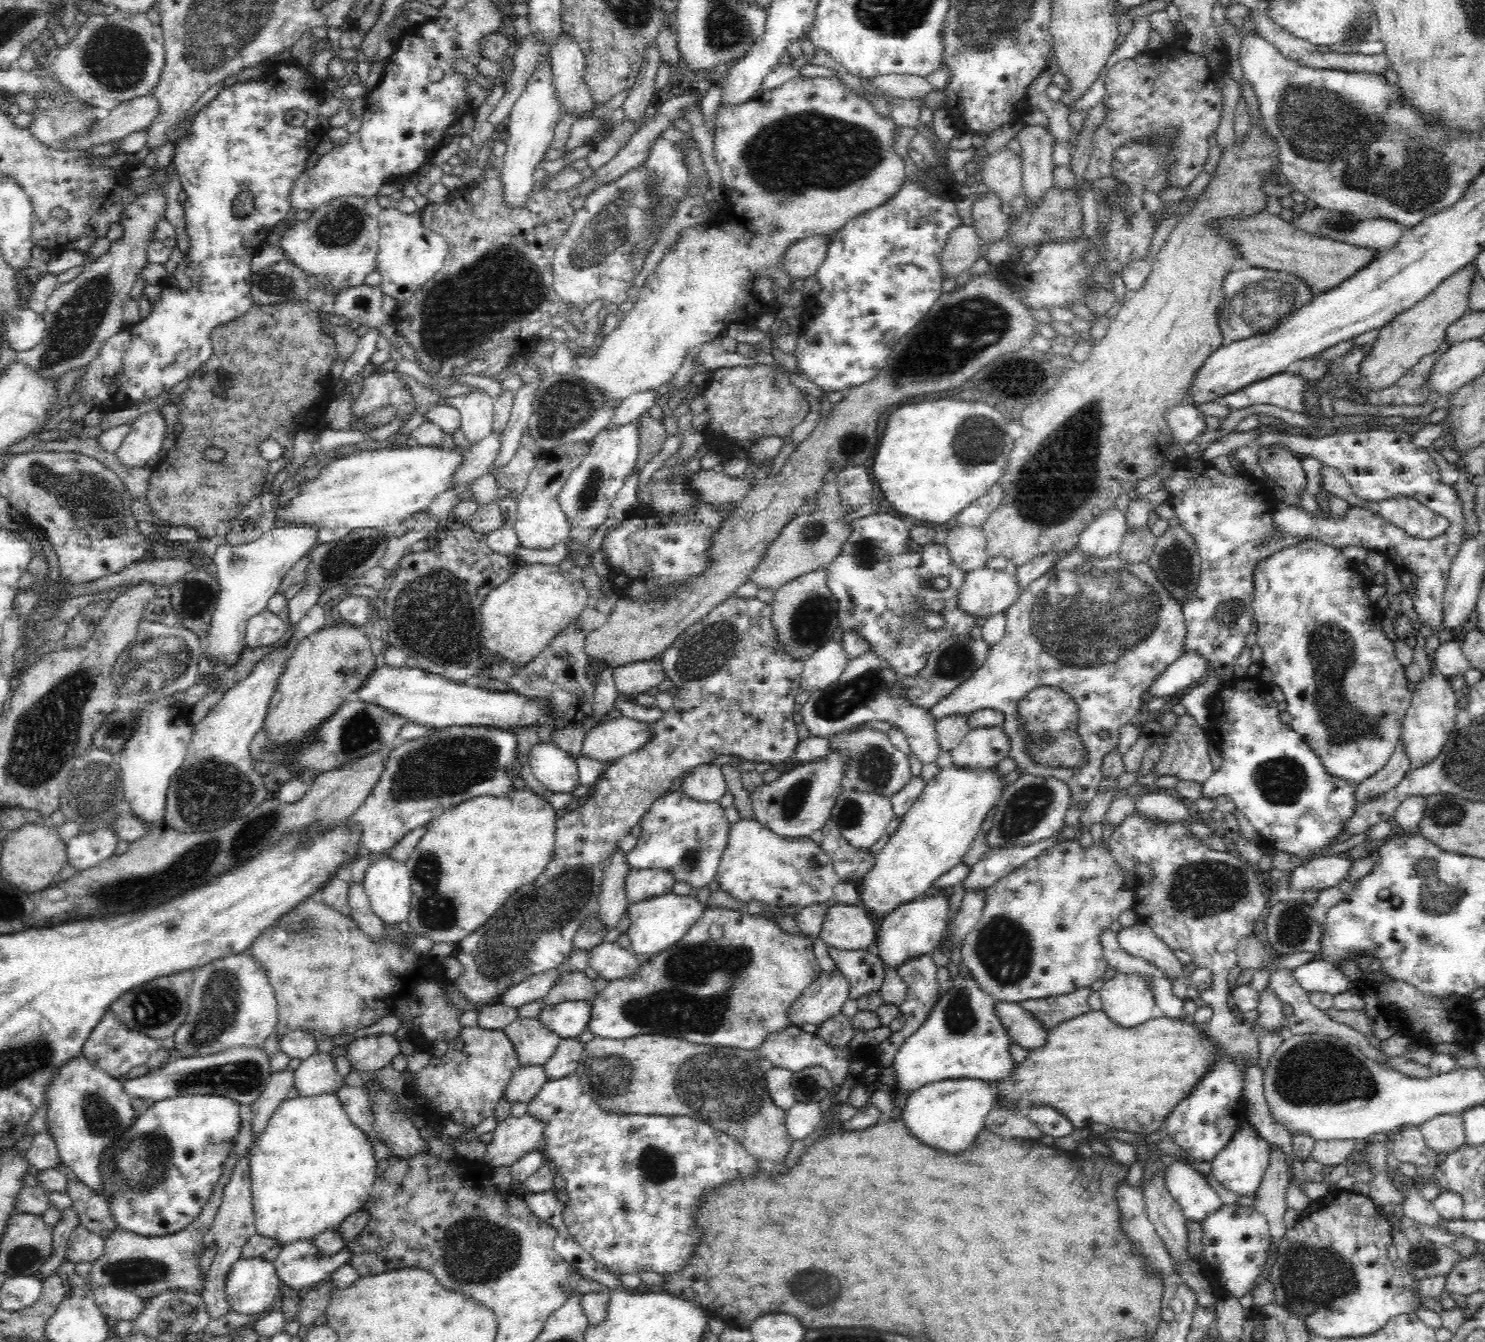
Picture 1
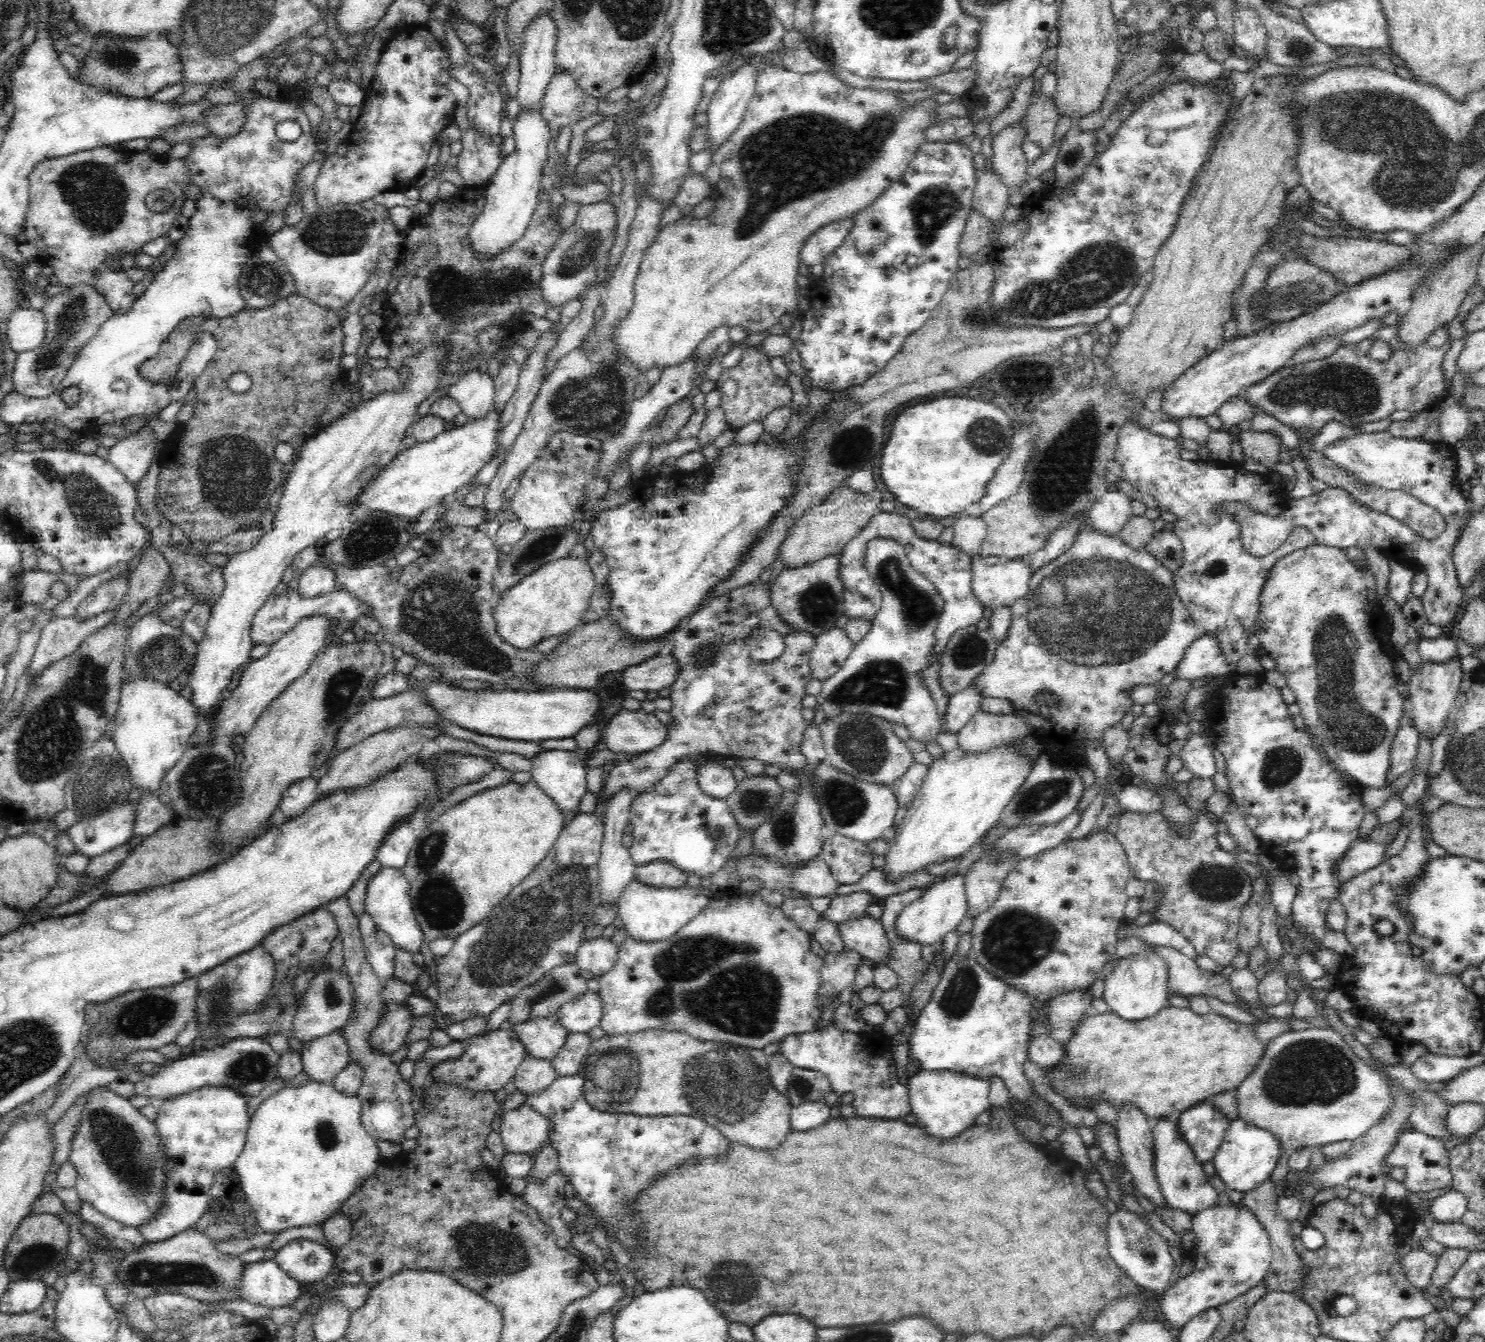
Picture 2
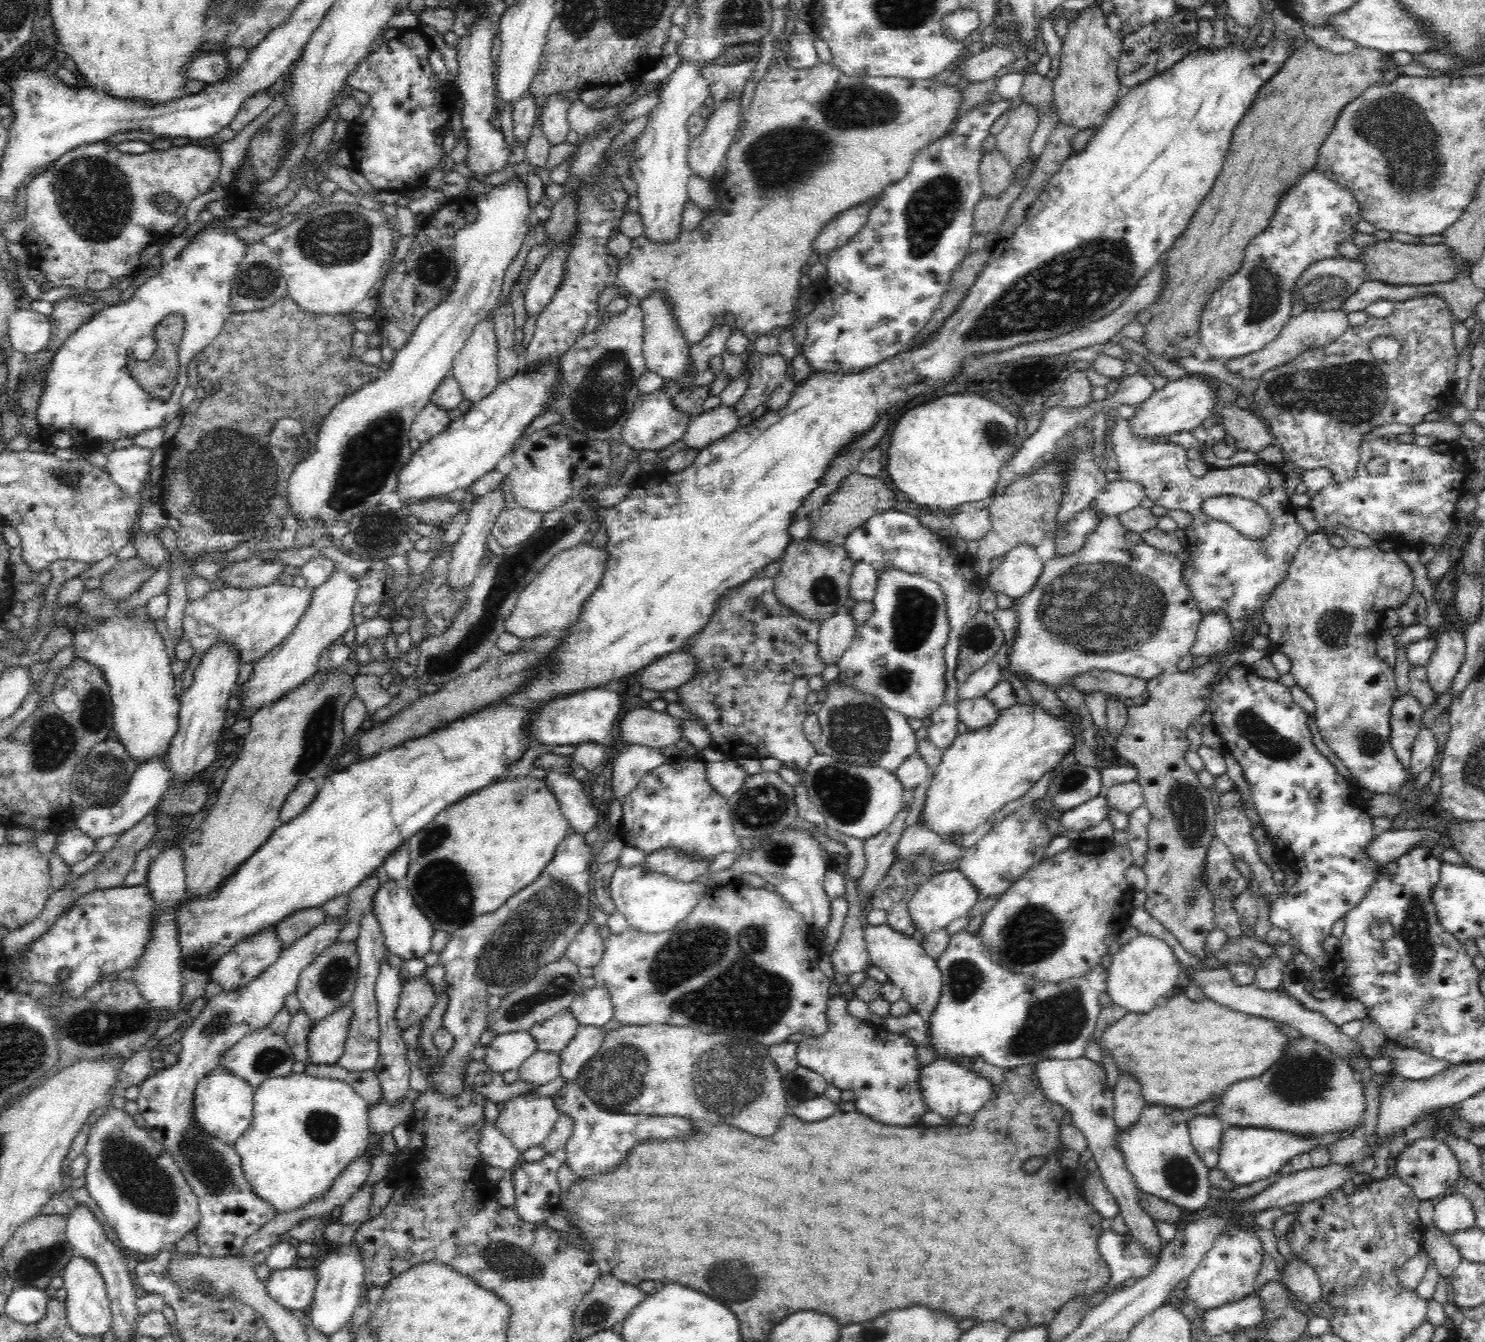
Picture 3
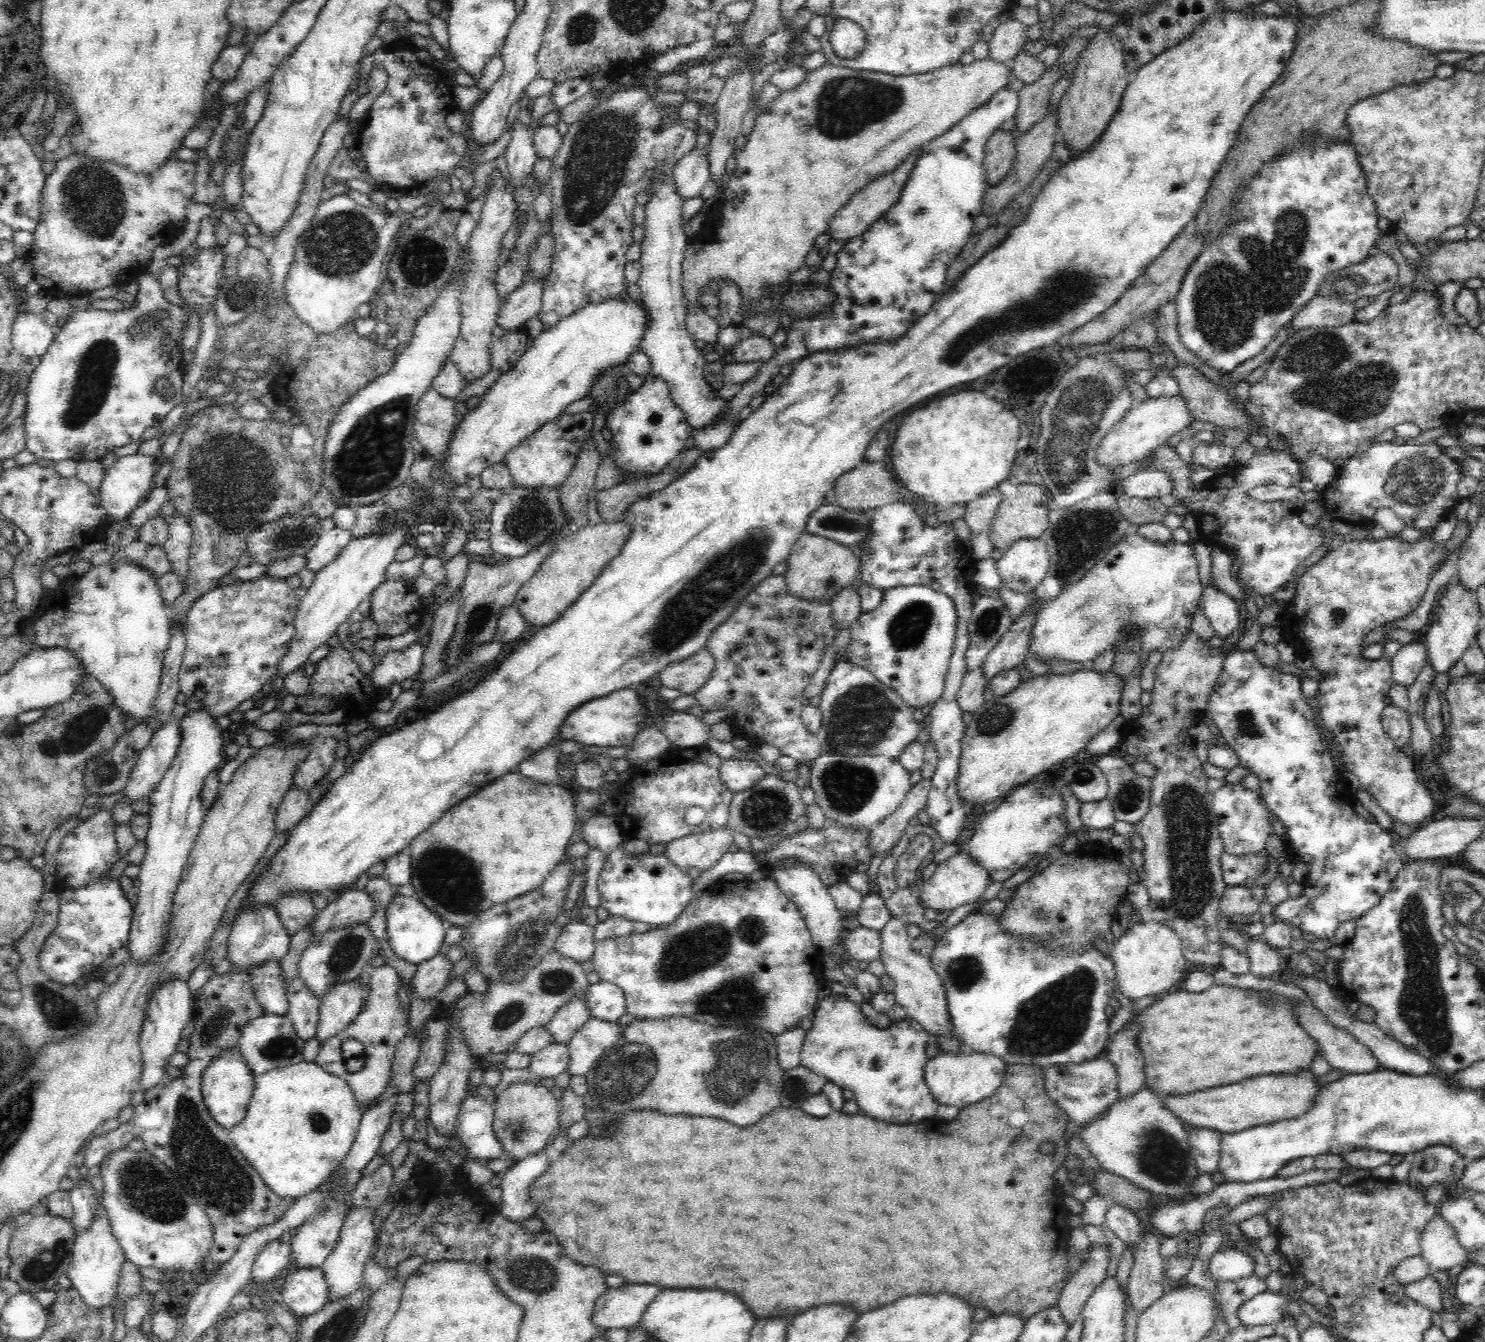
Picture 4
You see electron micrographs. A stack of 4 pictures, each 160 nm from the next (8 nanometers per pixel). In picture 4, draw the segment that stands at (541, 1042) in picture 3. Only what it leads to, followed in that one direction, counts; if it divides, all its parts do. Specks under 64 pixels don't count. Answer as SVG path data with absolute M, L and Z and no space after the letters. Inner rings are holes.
M576 996L568 1004L561 1006L555 1015L545 1024L544 1029L550 1033L552 1043L567 1045L572 1036L590 1018L585 996Z

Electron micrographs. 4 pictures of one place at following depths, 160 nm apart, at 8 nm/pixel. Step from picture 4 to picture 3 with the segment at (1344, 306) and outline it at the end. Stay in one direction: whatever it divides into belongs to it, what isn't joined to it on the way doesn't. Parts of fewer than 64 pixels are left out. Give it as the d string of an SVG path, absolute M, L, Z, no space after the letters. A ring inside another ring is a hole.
M1340 309L1329 311L1302 311L1299 315L1291 316L1288 323L1280 332L1276 340L1266 344L1262 350L1252 352L1239 358L1234 358L1227 362L1227 368L1230 372L1240 374L1244 378L1257 379L1262 377L1273 367L1288 364L1288 361L1294 360L1300 353L1306 352L1308 348L1324 348L1332 344L1332 341L1338 340L1346 329L1349 328L1346 313Z

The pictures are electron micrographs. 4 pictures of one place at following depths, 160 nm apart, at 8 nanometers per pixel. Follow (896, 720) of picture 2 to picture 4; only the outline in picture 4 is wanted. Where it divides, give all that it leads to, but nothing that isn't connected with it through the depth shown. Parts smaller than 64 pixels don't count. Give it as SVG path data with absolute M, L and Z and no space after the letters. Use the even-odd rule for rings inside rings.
M923 584L896 586L882 591L880 604L867 613L861 613L851 626L848 661L868 669L884 686L894 689L912 709L932 706L942 696L951 652L958 634L956 611L952 598L942 591Z

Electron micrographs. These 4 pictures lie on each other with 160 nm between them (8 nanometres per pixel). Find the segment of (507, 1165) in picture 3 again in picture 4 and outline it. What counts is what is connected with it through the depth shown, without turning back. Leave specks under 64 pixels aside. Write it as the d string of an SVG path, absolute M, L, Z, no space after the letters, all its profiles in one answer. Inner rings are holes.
M466 1095L462 1099L455 1126L469 1156L484 1163L496 1160L504 1153L493 1132L493 1112L490 1097Z

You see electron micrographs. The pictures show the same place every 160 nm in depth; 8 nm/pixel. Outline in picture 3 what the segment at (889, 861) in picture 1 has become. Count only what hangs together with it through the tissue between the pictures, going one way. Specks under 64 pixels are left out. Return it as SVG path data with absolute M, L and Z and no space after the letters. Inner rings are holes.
M1012 704L1007 709L998 710L1000 711L999 717L996 722L989 727L980 728L977 731L966 731L963 734L957 734L954 742L951 746L942 751L940 756L940 762L936 768L931 772L929 779L926 783L927 789L925 791L925 804L922 809L923 813L920 815L918 825L924 826L927 830L934 832L937 836L940 836L945 842L956 844L962 836L966 834L972 834L980 824L988 822L988 820L994 820L996 815L999 815L1008 804L1015 805L1027 795L1031 795L1032 790L1038 788L1038 784L1043 782L1051 773L1053 769L1066 763L1072 755L1072 744L1074 744L1074 736L1072 736L1072 724L1066 724L1066 714L1060 718L1060 720L1054 720L1052 715L1048 711L1044 711L1044 708L1040 706L1034 706L1034 708L1028 708L1028 706L1020 706L1020 704Z

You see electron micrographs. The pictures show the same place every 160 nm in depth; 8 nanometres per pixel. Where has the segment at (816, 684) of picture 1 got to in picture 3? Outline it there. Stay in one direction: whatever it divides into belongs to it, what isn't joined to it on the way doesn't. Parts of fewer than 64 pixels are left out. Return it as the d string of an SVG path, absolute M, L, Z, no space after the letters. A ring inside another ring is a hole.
M840 607L834 616L821 623L818 632L818 656L824 666L837 664L856 634L852 615L846 607Z

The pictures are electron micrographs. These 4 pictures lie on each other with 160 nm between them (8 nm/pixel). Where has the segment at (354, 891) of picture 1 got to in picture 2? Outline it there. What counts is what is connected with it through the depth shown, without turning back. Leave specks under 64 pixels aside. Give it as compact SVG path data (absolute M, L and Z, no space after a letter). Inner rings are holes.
M368 911L362 912L358 916L358 920L365 957L377 978L381 979L383 983L384 979L394 977L396 946L392 943L389 935L386 935L383 930L376 926Z

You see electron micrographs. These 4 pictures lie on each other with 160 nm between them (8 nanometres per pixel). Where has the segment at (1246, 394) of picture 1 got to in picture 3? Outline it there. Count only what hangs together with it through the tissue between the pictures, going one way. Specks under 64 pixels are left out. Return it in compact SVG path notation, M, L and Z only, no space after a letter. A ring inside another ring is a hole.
M1418 295L1405 301L1396 301L1393 312L1387 317L1377 318L1369 316L1364 326L1358 326L1358 328L1349 327L1338 340L1332 341L1332 344L1324 346L1324 348L1308 348L1306 352L1300 353L1300 356L1297 356L1294 360L1288 361L1288 364L1276 366L1268 370L1262 377L1258 378L1259 387L1252 401L1256 406L1255 413L1264 420L1271 433L1274 434L1274 440L1280 442L1280 446L1282 446L1282 450L1284 450L1283 454L1286 454L1286 456L1290 458L1290 462L1294 462L1294 467L1297 470L1308 471L1314 470L1314 468L1326 468L1332 472L1332 483L1337 482L1337 484L1340 484L1341 481L1348 481L1356 476L1359 463L1358 448L1366 432L1374 430L1376 426L1384 426L1384 424L1390 424L1391 422L1412 426L1413 424L1422 422L1424 414L1440 411L1447 405L1452 405L1454 403L1454 400L1457 398L1452 396L1452 378L1454 378L1454 372L1457 371L1453 333L1455 322L1456 320L1450 310L1449 304L1437 296ZM1378 336L1394 338L1400 344L1400 356L1398 356L1392 364L1373 359L1369 350L1369 345L1371 341Z

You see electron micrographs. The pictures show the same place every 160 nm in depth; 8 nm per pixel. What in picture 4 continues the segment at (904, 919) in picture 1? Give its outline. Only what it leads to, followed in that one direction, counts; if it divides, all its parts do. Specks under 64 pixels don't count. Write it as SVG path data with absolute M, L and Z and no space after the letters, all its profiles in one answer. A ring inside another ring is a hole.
M958 853L939 864L934 875L921 885L918 900L922 908L931 908L937 913L942 910L954 910L978 900L991 884L987 870L976 864L969 854Z

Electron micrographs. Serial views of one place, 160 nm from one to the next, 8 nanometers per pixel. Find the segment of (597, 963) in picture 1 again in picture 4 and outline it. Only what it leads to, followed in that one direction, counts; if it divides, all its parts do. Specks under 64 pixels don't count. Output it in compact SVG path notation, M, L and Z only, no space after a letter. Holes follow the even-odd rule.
M575 917L560 932L555 951L562 957L568 957L580 964L587 960L590 961L598 942L595 939L594 931L595 929Z

